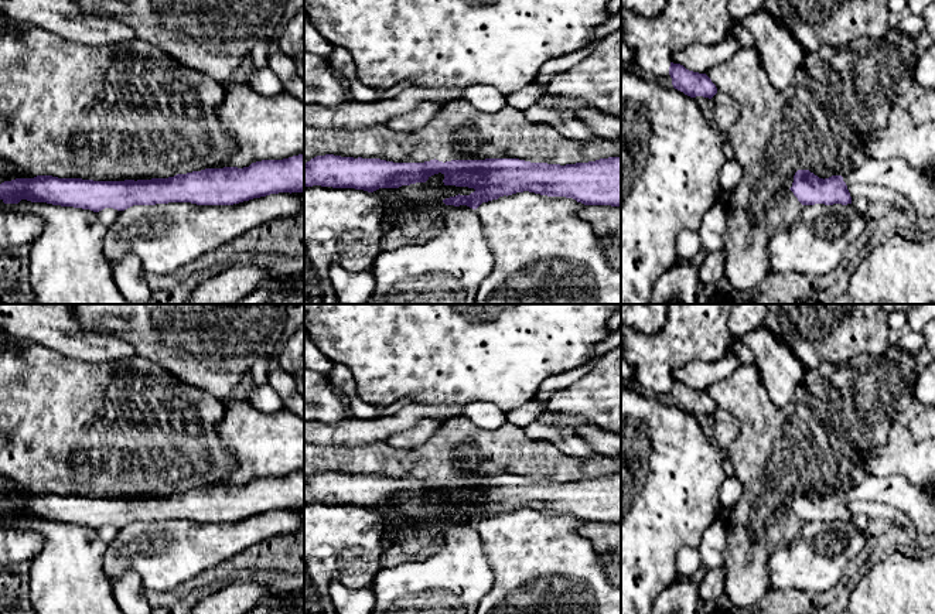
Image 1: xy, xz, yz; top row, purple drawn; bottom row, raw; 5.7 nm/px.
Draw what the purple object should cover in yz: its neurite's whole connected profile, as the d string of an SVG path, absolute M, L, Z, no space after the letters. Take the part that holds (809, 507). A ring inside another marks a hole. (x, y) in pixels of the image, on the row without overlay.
M798 487L789 505L802 522L852 521L852 514L842 492L819 495L809 487Z

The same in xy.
M304 471L262 477L243 485L205 485L168 495L93 498L37 492L0 501L4 521L27 516L93 529L168 519L233 522L279 509L304 509Z

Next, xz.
M325 471L304 480L304 504L373 509L379 505L426 499L439 490L444 492L444 502L475 506L470 512L458 511L443 516L446 522L477 526L482 519L529 508L573 515L584 522L621 523L621 473L560 482L519 475L393 480Z

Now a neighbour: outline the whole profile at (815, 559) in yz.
M852 521L803 522L798 535L768 560L770 589L826 591L836 589L866 536Z

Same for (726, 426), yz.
M719 409L712 415L716 441L728 450L740 436L740 422L727 410Z

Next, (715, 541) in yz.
M721 508L717 518L709 526L703 535L703 540L699 546L700 566L707 570L717 569L723 566L723 555L727 548L727 521L730 511Z

